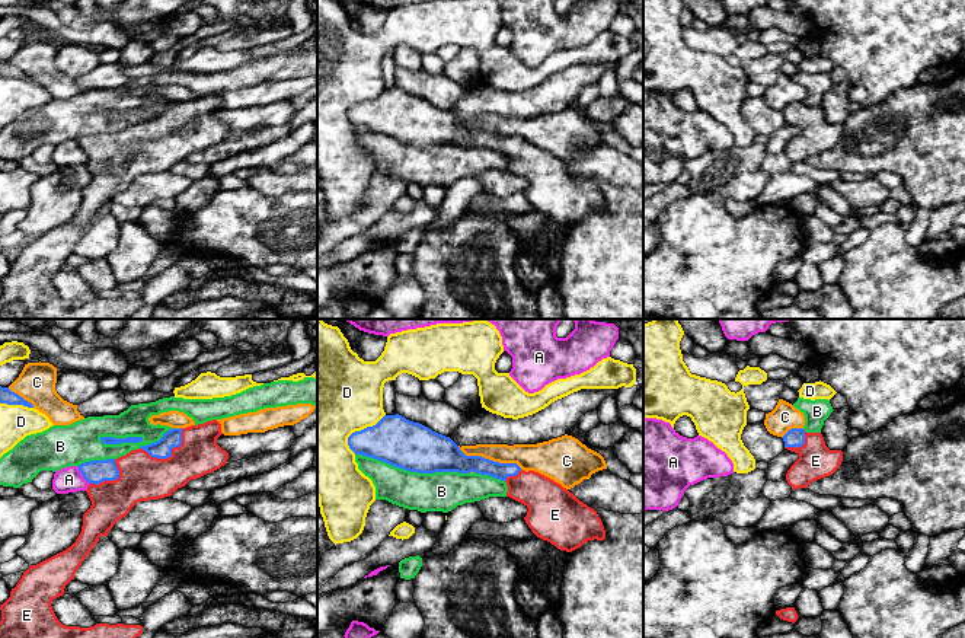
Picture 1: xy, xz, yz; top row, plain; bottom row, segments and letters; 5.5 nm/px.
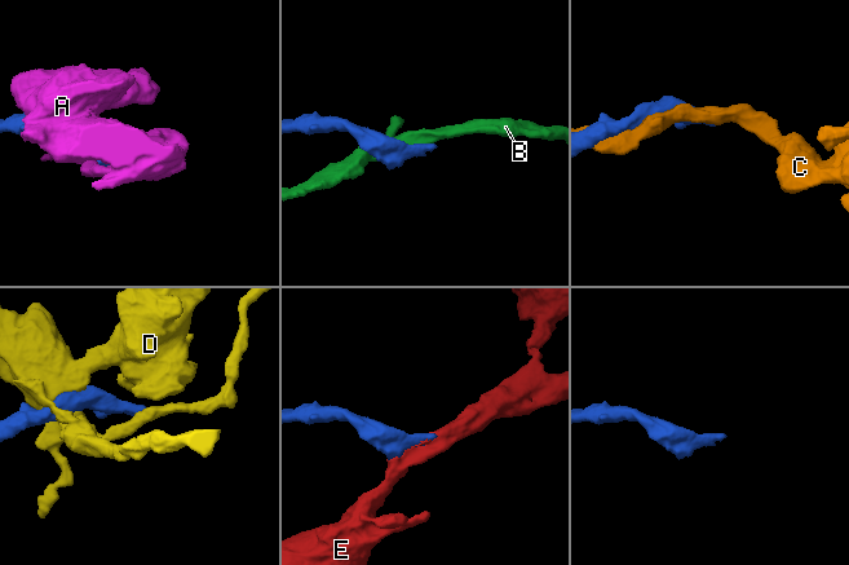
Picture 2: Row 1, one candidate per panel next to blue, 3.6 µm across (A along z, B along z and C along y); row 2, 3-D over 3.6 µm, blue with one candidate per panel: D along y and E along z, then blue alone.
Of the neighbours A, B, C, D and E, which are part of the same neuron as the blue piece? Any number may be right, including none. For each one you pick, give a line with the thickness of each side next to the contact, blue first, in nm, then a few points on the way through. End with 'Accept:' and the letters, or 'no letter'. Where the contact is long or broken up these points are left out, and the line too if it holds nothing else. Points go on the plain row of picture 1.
E: calibres 110 and 260 nm
Accept: E

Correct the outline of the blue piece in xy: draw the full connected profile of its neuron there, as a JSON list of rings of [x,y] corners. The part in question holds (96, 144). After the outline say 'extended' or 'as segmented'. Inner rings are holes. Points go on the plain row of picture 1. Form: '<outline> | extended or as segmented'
[[[217,93],[186,102],[172,102],[151,118],[131,124],[118,133],[92,134],[79,138],[79,144],[89,156],[86,163],[92,179],[83,188],[83,200],[76,216],[65,224],[31,239],[10,265],[10,271],[0,278],[0,319],[128,319],[143,307],[141,299],[96,297],[90,302],[65,300],[54,284],[52,274],[64,268],[65,259],[98,217],[100,210],[108,210],[114,198],[125,191],[140,175],[170,170],[191,153],[211,147],[227,137],[229,127],[217,118],[221,109]]] | extended

